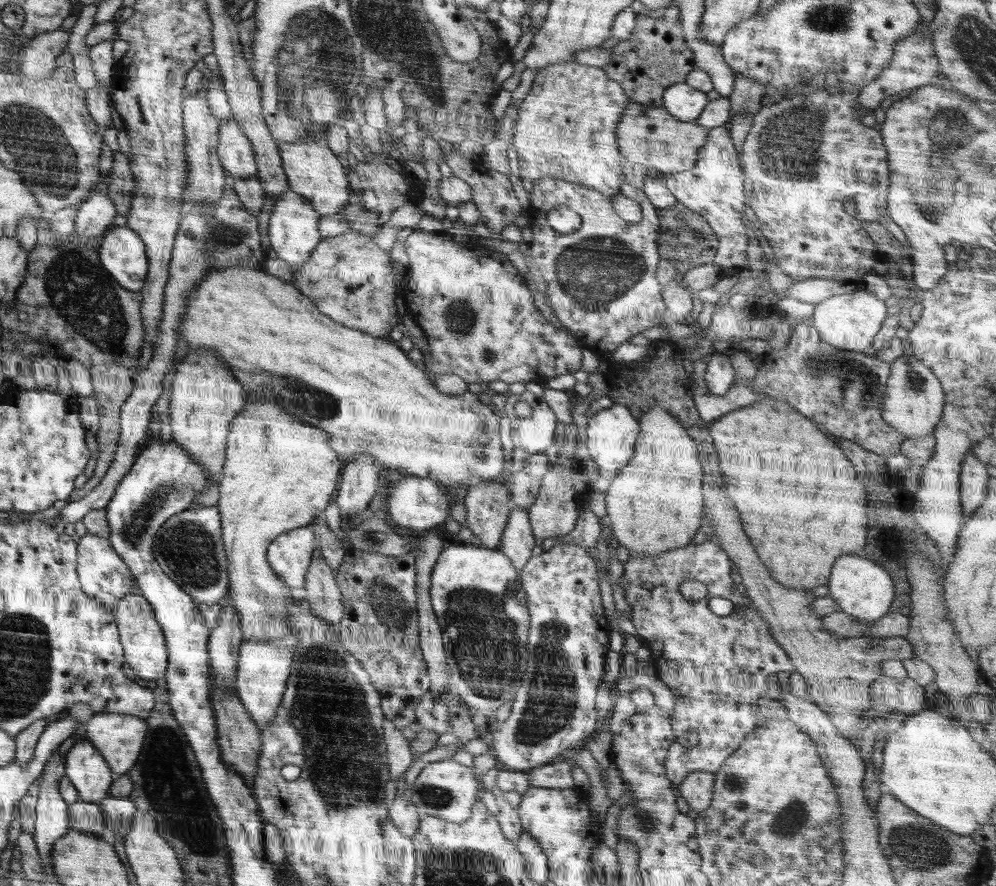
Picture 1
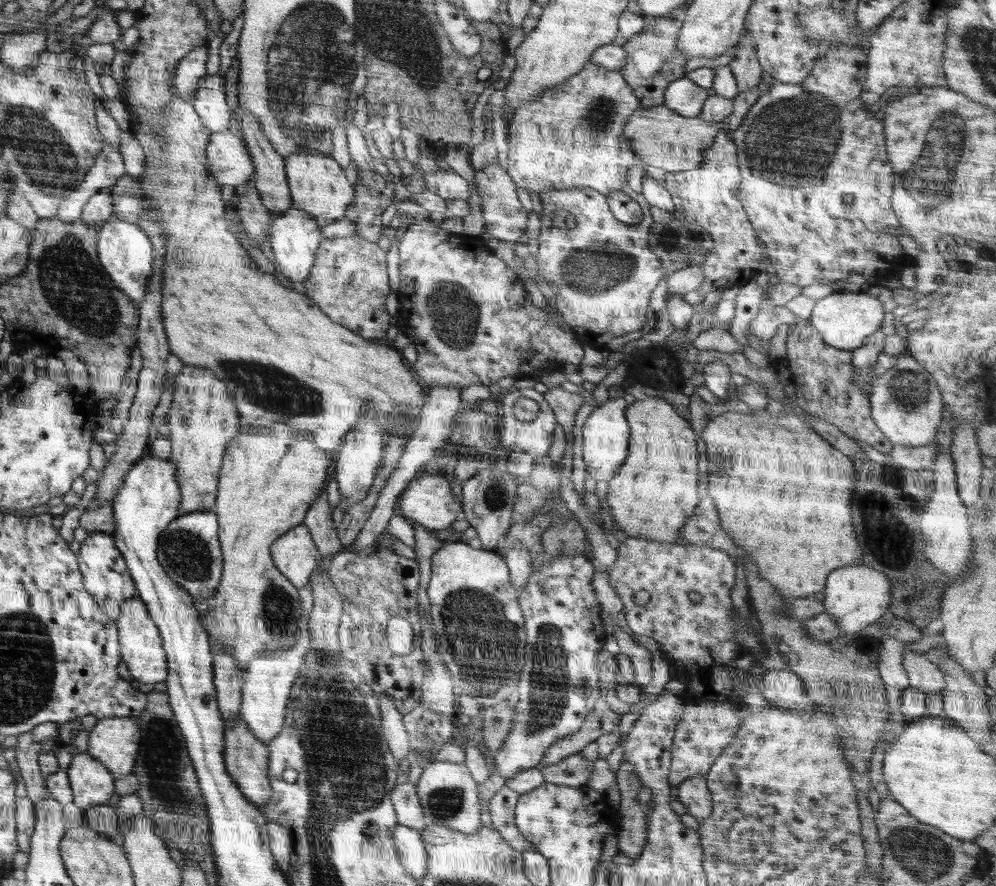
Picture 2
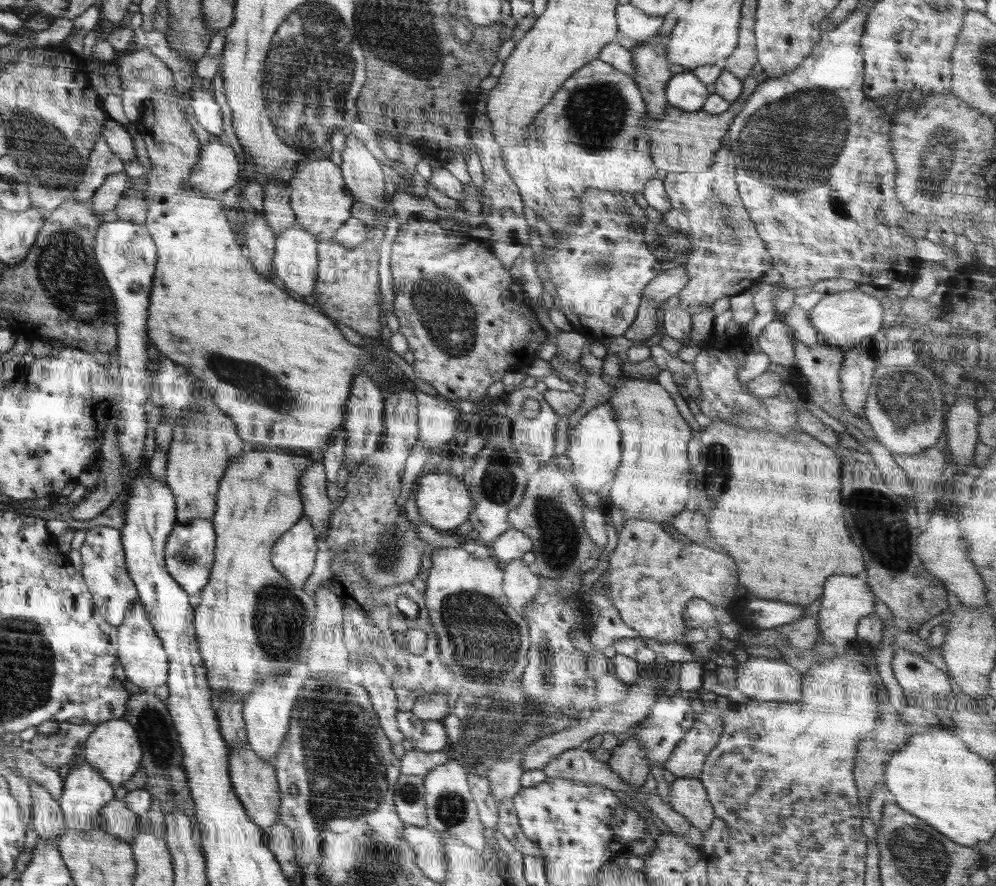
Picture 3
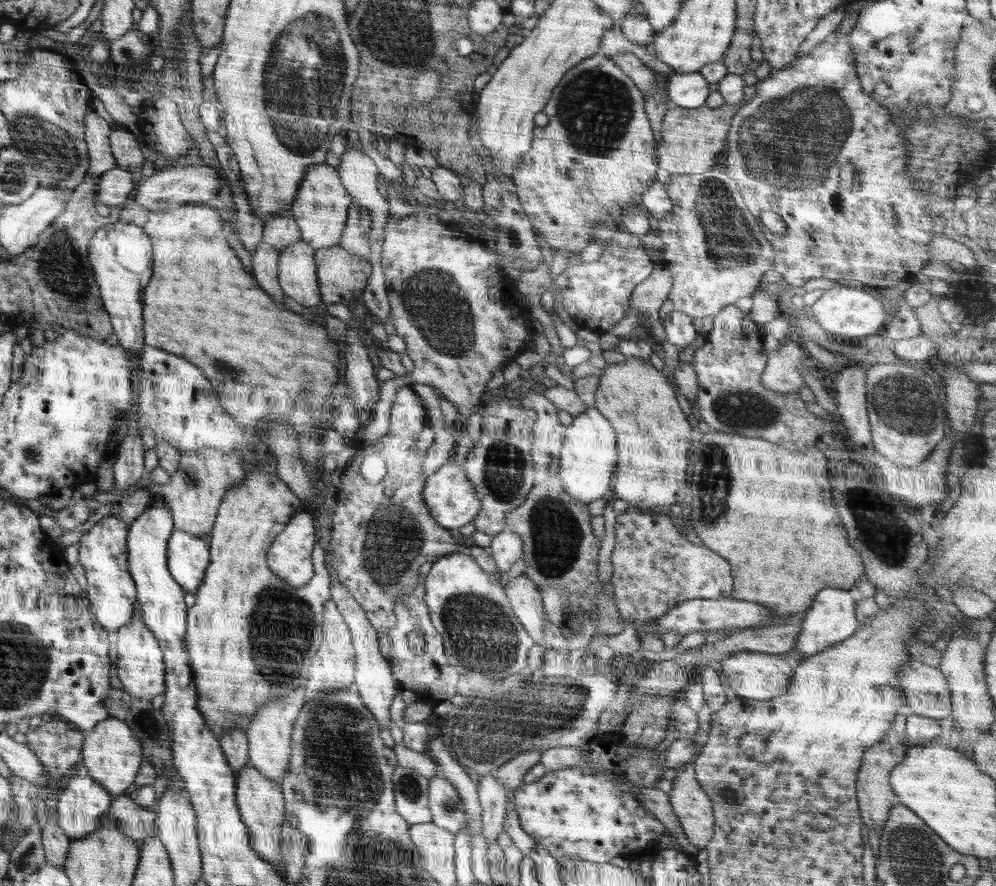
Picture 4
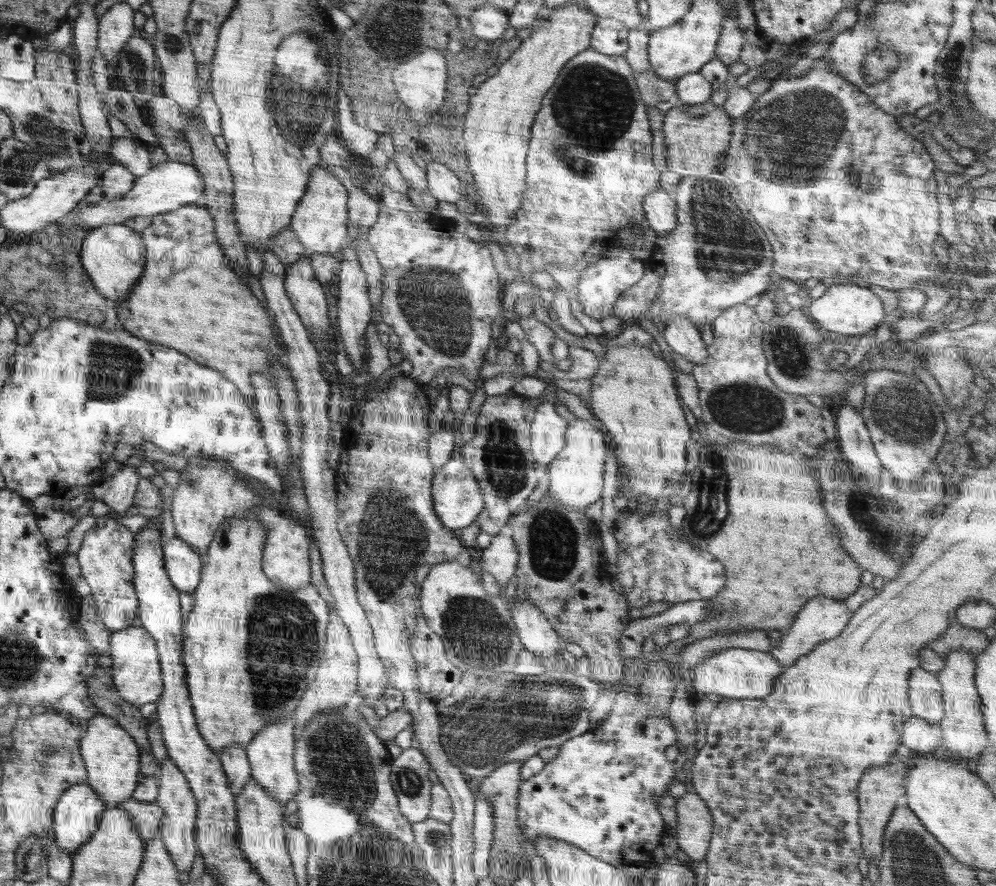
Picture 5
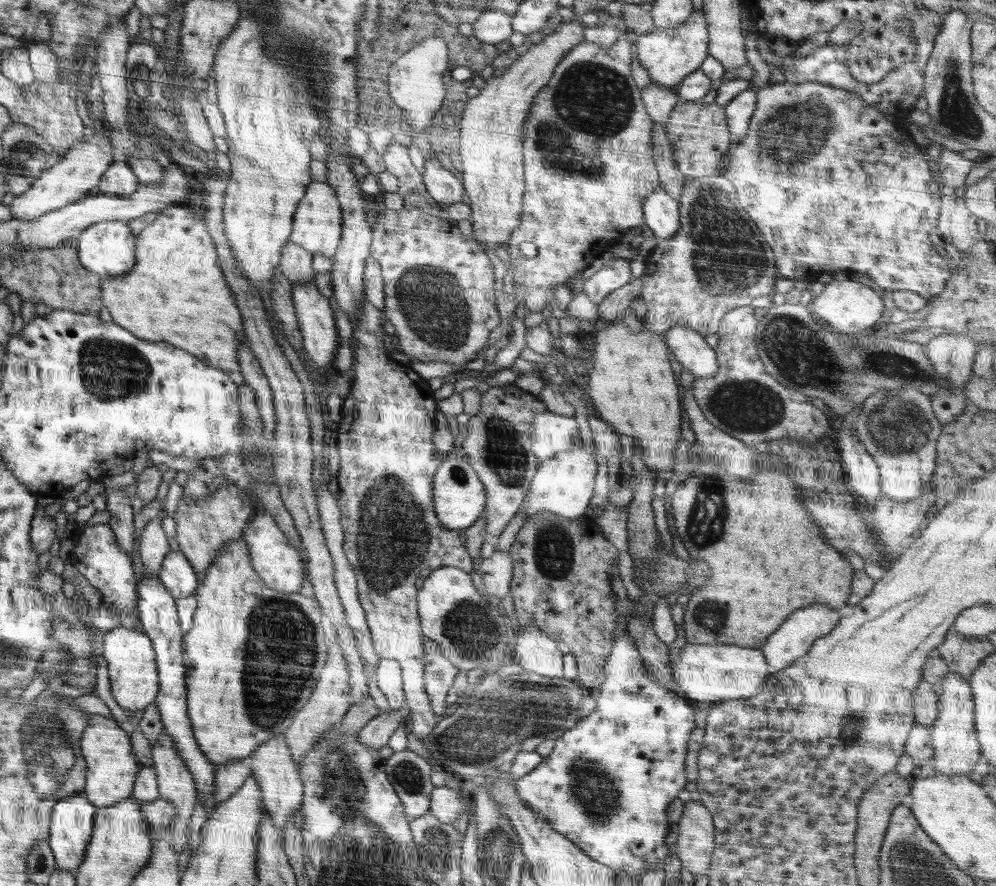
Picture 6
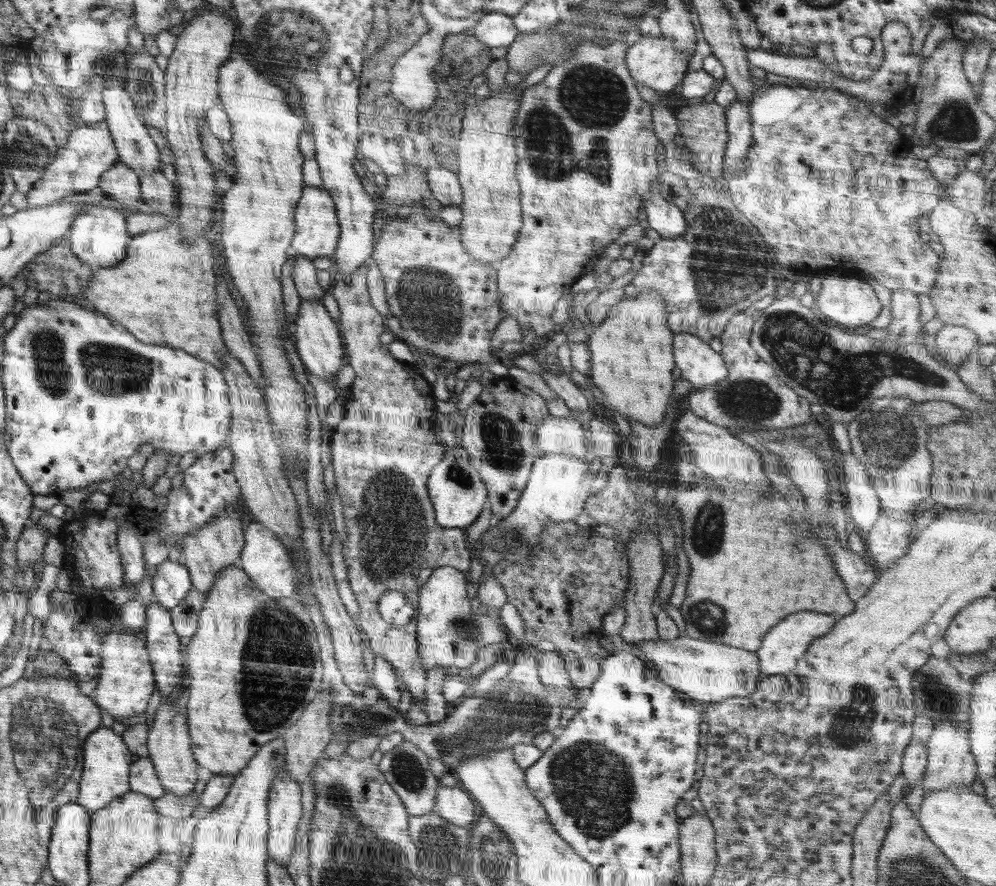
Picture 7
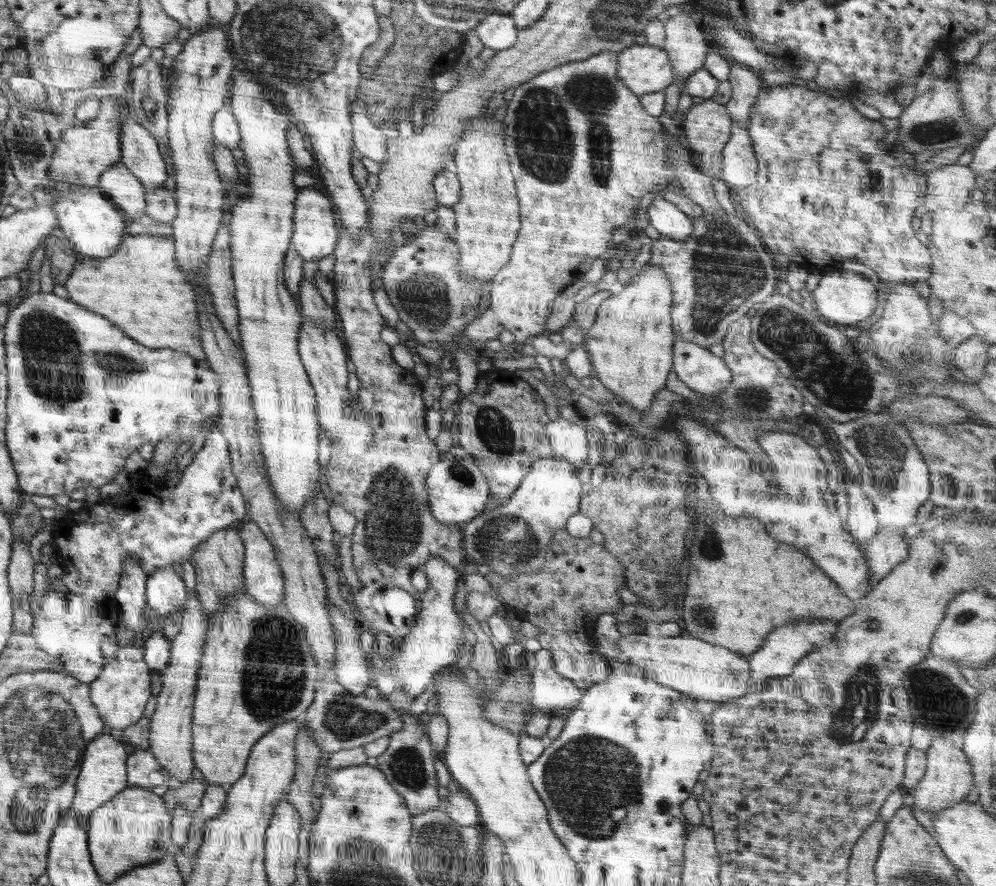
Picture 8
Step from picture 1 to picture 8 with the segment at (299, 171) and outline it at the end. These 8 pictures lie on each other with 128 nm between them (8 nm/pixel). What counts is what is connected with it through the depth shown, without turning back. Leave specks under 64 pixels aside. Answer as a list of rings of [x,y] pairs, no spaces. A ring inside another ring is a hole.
[[[316,188],[298,190],[293,212],[291,244],[294,250],[307,261],[317,261],[335,251],[339,241],[338,219],[331,199]]]

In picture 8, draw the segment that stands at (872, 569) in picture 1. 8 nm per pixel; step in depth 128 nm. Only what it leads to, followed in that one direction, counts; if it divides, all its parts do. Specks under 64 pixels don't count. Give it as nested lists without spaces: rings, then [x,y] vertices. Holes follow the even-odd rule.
[[[802,620],[800,624],[786,624],[786,626],[780,626],[780,628],[772,630],[770,636],[766,638],[764,646],[762,646],[760,650],[757,649],[756,652],[753,652],[747,657],[751,680],[755,681],[755,690],[751,689],[751,692],[756,692],[756,690],[768,686],[771,679],[790,675],[793,671],[794,665],[801,658],[804,658],[804,656],[809,652],[812,652],[816,647],[822,646],[823,644],[826,644],[826,642],[831,641],[830,638],[834,636],[836,630],[838,630],[838,624],[832,622],[832,620]]]

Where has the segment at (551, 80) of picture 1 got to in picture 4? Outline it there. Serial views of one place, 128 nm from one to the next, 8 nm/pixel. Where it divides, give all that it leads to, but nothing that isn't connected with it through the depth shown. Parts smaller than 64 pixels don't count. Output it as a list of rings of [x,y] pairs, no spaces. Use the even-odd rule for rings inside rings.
[[[599,53],[582,60],[582,62],[578,62],[576,67],[566,72],[566,75],[562,77],[558,86],[552,91],[552,96],[546,103],[546,106],[544,106],[543,112],[548,116],[548,124],[542,127],[535,125],[533,130],[534,139],[532,140],[531,148],[521,157],[521,164],[518,165],[517,169],[513,172],[512,179],[521,205],[525,213],[530,216],[529,219],[534,228],[534,232],[536,232],[536,236],[540,234],[548,246],[555,248],[556,251],[564,257],[570,258],[588,246],[591,234],[595,232],[595,226],[604,217],[612,217],[618,220],[626,210],[638,208],[638,205],[641,204],[642,193],[648,190],[650,185],[657,180],[658,144],[654,140],[651,124],[645,111],[645,98],[643,94],[636,88],[634,82],[626,73],[624,73],[620,67],[616,66],[616,62],[608,59],[606,55],[600,55]]]

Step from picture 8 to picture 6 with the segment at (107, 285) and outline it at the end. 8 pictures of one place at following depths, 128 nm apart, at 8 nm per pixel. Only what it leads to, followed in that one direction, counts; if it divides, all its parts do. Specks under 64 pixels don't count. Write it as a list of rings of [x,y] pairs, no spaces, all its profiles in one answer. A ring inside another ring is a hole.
[[[179,203],[166,207],[157,213],[154,222],[140,231],[137,240],[140,264],[136,264],[136,272],[128,272],[128,276],[104,280],[104,284],[100,284],[104,286],[104,292],[100,292],[100,296],[104,306],[108,304],[106,307],[113,320],[116,320],[116,324],[124,324],[124,328],[132,328],[132,332],[136,332],[136,336],[140,336],[142,340],[170,342],[172,346],[181,348],[204,361],[204,364],[223,370],[238,386],[245,384],[245,380],[237,359],[237,350],[246,336],[242,326],[242,314],[222,276],[216,248],[212,242],[205,225],[204,214],[200,208],[194,206],[194,203]]]

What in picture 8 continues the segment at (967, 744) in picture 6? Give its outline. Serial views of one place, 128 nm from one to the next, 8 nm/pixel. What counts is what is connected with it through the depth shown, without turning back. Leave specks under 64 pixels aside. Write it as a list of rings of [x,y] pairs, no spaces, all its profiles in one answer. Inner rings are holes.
[[[944,735],[934,736],[930,746],[925,750],[927,765],[924,777],[914,787],[914,806],[918,810],[936,815],[948,805],[966,799],[968,793],[975,788],[970,761],[962,748],[954,746],[951,738]]]

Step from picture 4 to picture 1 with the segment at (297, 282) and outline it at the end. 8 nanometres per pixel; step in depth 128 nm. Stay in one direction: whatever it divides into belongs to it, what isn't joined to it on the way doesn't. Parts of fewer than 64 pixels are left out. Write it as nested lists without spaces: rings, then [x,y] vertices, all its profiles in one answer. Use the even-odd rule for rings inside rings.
[[[288,187],[275,200],[269,220],[269,238],[271,247],[284,262],[293,268],[301,265],[312,254],[316,245],[323,239],[319,231],[320,215],[308,199]]]

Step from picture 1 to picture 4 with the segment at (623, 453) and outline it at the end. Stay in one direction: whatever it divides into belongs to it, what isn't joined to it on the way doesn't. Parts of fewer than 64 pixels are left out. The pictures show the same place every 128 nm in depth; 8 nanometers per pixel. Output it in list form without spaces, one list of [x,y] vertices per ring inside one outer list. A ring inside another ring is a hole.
[[[595,406],[573,417],[572,424],[563,430],[560,451],[560,482],[568,496],[590,503],[611,494],[610,479],[618,462],[616,438],[610,422]]]

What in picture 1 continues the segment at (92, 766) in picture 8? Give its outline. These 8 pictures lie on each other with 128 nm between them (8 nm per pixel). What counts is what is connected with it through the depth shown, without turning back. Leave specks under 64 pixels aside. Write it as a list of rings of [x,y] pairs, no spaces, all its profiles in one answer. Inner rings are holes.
[[[95,713],[85,725],[86,740],[101,752],[105,758],[104,760],[114,770],[116,780],[135,767],[141,754],[143,743],[146,742],[148,725],[145,719],[124,713]]]

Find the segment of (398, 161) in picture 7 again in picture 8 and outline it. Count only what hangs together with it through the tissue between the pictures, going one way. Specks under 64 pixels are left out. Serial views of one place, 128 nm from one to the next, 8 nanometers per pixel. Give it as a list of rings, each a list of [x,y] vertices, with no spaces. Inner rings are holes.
[[[359,99],[354,101],[351,110],[355,155],[382,164],[386,159],[386,136],[370,119],[365,104],[362,104]]]

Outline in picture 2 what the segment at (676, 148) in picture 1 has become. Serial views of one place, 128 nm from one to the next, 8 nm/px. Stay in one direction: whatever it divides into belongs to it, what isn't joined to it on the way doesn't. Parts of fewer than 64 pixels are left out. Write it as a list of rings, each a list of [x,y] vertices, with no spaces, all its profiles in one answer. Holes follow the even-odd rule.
[[[660,105],[636,109],[624,125],[623,135],[628,139],[632,153],[646,165],[663,168],[667,173],[675,173],[698,168],[704,160],[704,152],[714,144],[716,135],[726,129],[726,121],[706,122],[699,116],[686,118],[666,105]]]

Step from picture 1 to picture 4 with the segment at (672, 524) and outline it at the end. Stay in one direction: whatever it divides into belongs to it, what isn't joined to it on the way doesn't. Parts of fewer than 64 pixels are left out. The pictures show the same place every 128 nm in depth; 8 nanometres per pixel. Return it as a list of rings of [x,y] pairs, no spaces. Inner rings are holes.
[[[631,356],[626,361],[607,365],[600,377],[599,387],[595,393],[595,407],[610,420],[616,430],[617,440],[617,472],[616,482],[611,485],[611,499],[620,499],[630,504],[632,509],[655,509],[657,506],[671,506],[682,503],[684,494],[682,486],[686,484],[686,464],[688,460],[688,442],[692,428],[682,412],[676,393],[668,379],[655,369],[647,359]]]

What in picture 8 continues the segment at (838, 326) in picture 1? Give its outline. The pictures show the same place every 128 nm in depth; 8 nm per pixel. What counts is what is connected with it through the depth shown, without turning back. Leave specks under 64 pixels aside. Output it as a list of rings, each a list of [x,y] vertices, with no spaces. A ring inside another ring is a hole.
[[[851,270],[822,274],[818,287],[808,294],[814,302],[814,311],[823,319],[832,324],[856,324],[866,320],[874,314],[878,304],[877,289],[873,283],[863,275]]]

